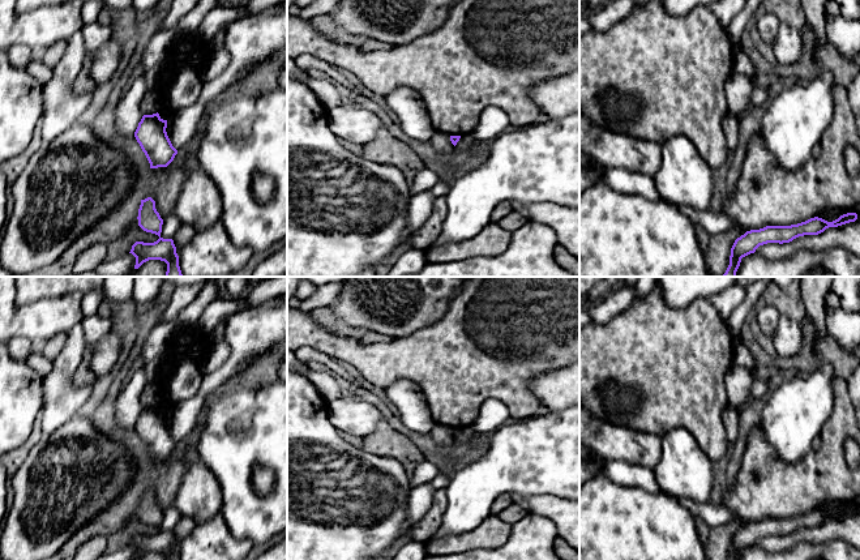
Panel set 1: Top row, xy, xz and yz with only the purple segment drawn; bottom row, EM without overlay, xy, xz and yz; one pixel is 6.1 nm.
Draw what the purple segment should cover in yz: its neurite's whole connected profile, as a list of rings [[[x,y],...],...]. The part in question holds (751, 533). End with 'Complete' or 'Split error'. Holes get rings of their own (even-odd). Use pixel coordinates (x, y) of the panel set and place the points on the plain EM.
[[[847,505],[833,514],[814,509],[805,514],[791,518],[766,518],[760,522],[746,523],[737,530],[731,540],[728,560],[739,560],[741,551],[754,546],[760,538],[767,535],[790,535],[793,531],[804,527],[818,527],[829,520],[838,520],[857,512],[856,505]]]. Complete

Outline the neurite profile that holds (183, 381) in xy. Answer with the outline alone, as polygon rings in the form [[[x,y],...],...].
[[[187,362],[170,369],[166,375],[167,398],[174,407],[193,397],[202,381],[200,367]]]

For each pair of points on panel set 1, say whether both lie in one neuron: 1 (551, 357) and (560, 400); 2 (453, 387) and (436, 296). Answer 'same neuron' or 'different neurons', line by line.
1: different neurons
2: different neurons

